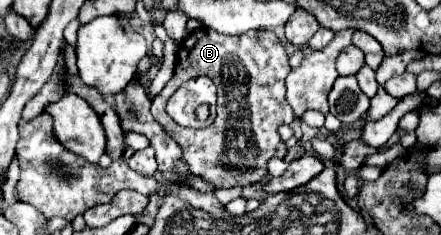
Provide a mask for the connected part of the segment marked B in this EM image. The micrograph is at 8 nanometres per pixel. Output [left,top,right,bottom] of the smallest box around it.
[152,29,294,187]

